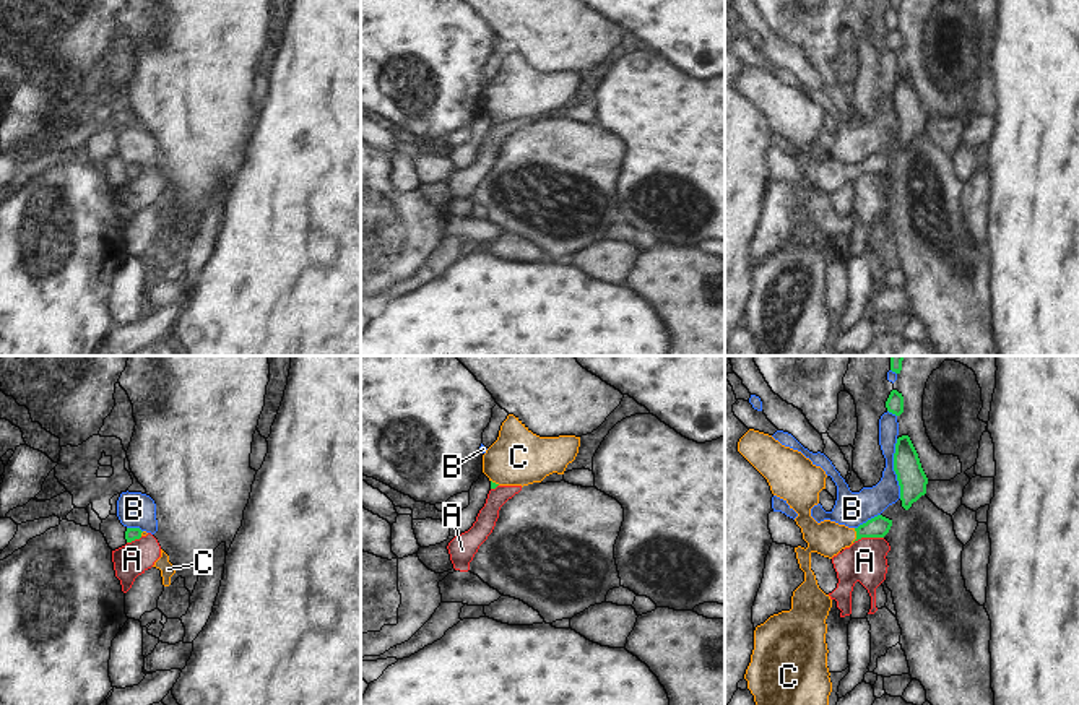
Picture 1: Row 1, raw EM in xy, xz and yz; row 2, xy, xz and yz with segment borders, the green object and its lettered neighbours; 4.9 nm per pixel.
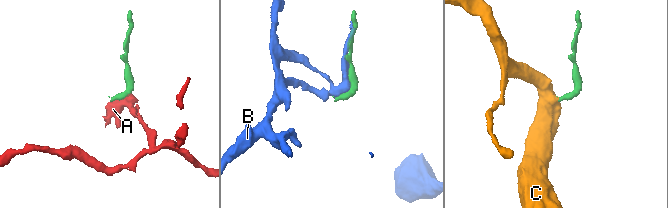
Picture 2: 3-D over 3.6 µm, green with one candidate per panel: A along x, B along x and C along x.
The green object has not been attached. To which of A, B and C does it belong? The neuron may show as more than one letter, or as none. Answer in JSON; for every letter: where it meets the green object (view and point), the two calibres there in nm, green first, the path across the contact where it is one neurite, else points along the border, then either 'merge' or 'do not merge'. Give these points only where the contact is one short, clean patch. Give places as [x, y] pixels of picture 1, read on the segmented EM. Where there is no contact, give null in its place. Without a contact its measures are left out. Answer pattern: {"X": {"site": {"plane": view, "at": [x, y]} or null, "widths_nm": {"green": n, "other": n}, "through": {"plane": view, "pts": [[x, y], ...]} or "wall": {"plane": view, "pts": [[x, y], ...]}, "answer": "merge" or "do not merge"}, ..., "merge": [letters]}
{"A": {"site": {"plane": "yz", "at": [868, 536]}, "widths_nm": {"green": 110, "other": 220}, "wall": {"plane": "yz", "pts": [[883, 536], [862, 536], [853, 543]]}, "answer": "do not merge"}, "B": {"site": {"plane": "yz", "at": [894, 468]}, "widths_nm": {"green": 140, "other": 150}, "answer": "do not merge"}, "C": {"site": {"plane": "yz", "at": [857, 535]}, "widths_nm": {"green": 110, "other": 180}, "through": {"plane": "yz", "pts": [[878, 527], [857, 535], [827, 538]]}, "answer": "merge"}, "merge": ["C"]}

